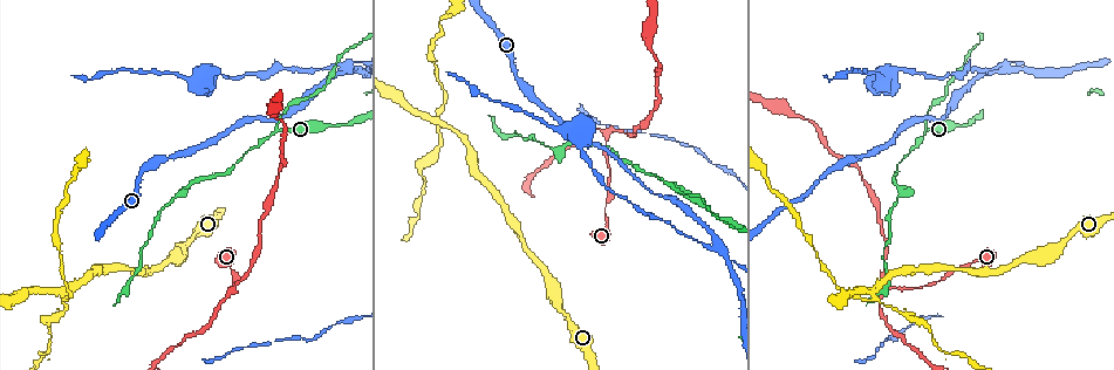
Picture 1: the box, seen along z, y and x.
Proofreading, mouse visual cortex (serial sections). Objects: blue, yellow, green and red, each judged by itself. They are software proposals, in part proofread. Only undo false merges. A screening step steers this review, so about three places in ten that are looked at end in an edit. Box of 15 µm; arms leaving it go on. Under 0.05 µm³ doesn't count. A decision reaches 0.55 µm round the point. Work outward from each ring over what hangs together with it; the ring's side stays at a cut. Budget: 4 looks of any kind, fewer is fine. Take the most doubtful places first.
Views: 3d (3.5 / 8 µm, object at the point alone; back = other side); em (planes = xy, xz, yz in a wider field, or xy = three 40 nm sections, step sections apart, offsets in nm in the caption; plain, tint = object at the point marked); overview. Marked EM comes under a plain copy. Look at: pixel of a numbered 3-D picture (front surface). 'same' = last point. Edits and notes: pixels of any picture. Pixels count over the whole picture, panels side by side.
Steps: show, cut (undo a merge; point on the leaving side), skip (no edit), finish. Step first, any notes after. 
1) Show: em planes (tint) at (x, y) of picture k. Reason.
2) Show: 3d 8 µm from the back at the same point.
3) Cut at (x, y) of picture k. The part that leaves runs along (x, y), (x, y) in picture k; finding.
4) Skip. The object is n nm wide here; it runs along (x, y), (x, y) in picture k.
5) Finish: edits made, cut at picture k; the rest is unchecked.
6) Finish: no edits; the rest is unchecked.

Show: 3d 3.5 µm at (440, 123) of picture 1. Abrupt turn.

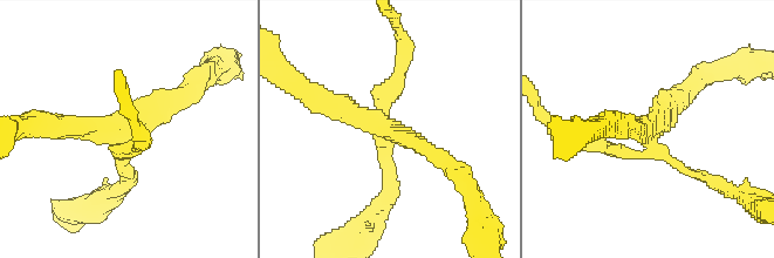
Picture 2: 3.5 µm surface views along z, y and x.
Show: em xy step 5 (tint) at (654, 131) of picture 2. 4 arms meet here; the arms are 150, 200, 200, 300 nm wide.

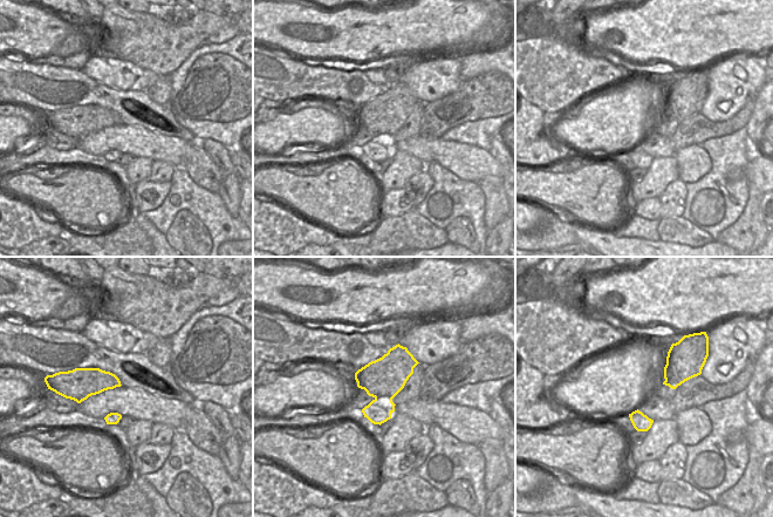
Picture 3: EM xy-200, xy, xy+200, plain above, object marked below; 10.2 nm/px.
Cut at (120, 148) of picture 2. Two cells meet here.

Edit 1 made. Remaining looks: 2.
Show: overview.

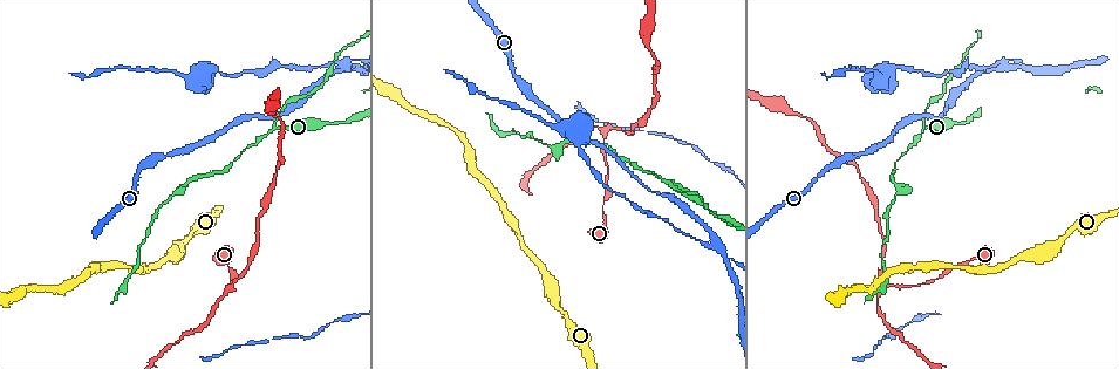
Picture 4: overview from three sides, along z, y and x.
Show: 3d 3.5 µm at (654, 173) of picture 4. Abrupt turn.

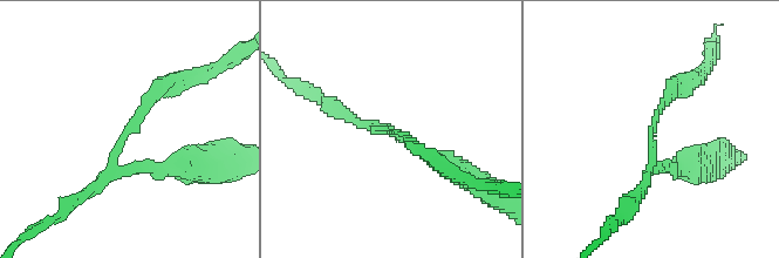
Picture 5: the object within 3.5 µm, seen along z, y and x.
Cut at (131, 124) of picture 5. The arms are 150, 150, 200 nm wide; a second cell is stuck on.

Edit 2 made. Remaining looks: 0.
Finish: edits made, cut at picture 2, cut at picture 5; the rest is unchecked.

